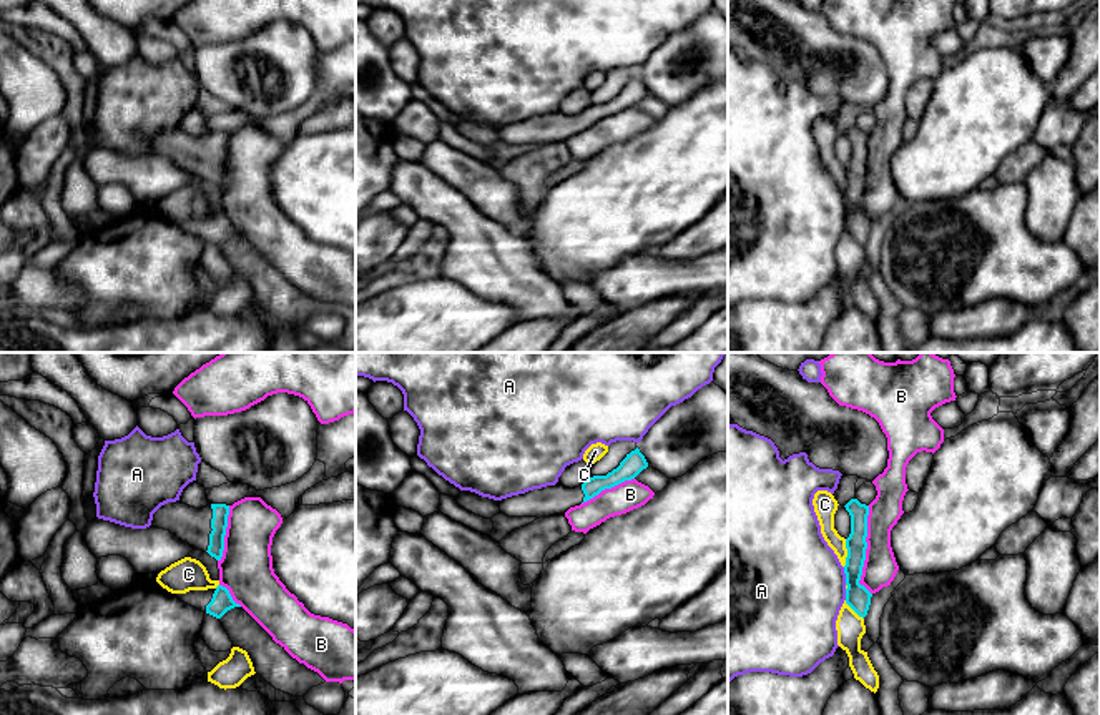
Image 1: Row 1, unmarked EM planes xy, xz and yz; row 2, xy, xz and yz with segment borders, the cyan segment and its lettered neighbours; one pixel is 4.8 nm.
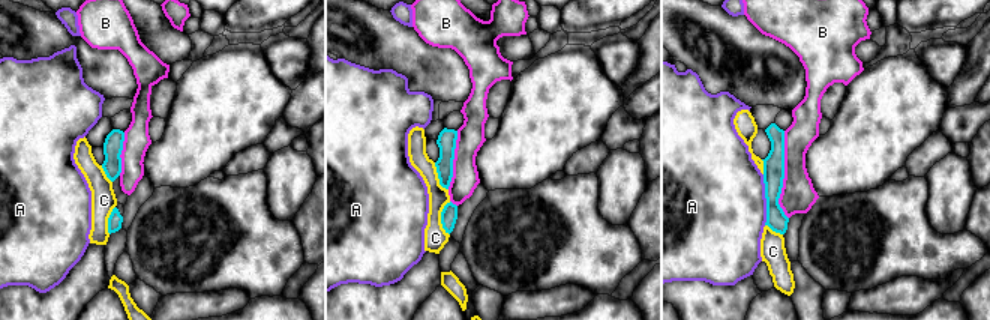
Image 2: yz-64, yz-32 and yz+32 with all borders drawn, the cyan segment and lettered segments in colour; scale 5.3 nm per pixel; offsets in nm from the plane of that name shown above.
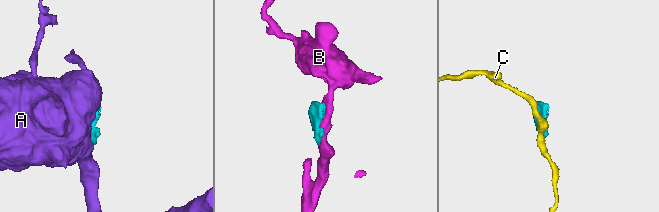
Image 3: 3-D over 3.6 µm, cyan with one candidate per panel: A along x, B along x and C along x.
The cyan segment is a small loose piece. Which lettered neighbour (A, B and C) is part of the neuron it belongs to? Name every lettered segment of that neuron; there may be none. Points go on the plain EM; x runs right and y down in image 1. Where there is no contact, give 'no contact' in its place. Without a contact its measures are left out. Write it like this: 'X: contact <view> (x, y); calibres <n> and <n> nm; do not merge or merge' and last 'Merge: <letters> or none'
A: contact yz (846, 203); calibres 120 and 480 nm; do not merge
B: contact yz (864, 178); calibres 120 and 160 nm; do not merge
C: contact yz (848, 180); calibres 120 and 110 nm; do not merge
Merge: none

